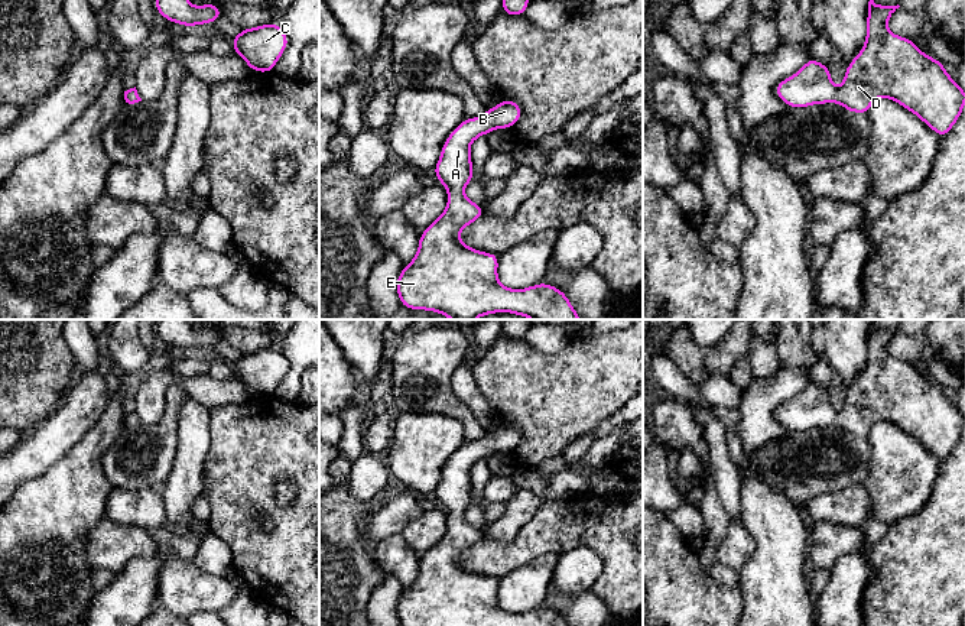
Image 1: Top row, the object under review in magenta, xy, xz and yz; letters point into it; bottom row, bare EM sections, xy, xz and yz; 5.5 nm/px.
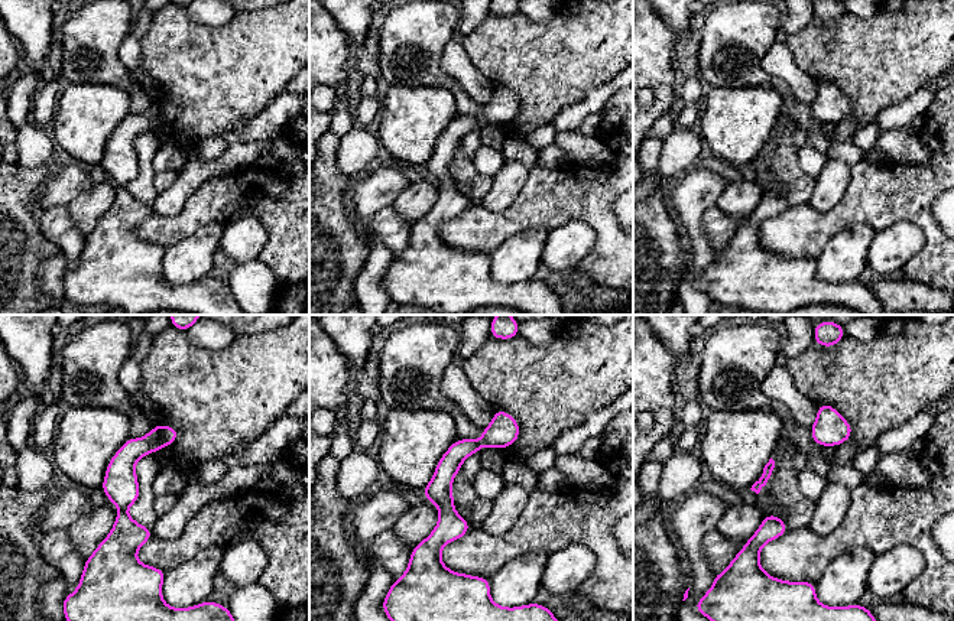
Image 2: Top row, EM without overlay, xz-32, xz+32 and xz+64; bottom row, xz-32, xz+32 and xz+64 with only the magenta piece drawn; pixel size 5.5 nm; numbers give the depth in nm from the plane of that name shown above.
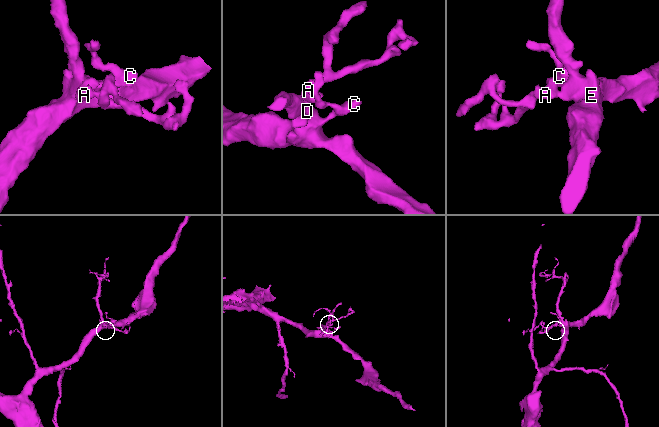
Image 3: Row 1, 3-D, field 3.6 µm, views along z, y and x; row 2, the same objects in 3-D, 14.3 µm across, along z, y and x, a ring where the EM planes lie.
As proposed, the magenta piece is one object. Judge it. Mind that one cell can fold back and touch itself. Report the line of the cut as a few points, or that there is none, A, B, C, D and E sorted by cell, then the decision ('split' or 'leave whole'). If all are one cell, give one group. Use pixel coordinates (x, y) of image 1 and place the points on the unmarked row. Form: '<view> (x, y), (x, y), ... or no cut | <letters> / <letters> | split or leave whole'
no cut | A B C D E | leave whole

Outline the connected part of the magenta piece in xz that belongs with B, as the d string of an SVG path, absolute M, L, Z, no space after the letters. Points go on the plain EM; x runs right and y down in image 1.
M503 424L477 442L464 442L446 461L433 497L448 513L448 529L443 536L419 559L419 574L413 584L403 590L396 614L400 626L569 626L565 616L549 609L537 607L526 613L509 613L498 606L498 578L480 575L465 570L459 555L477 545L485 531L468 523L462 513L474 502L469 468L494 453L510 453L522 441L522 431L513 424Z

